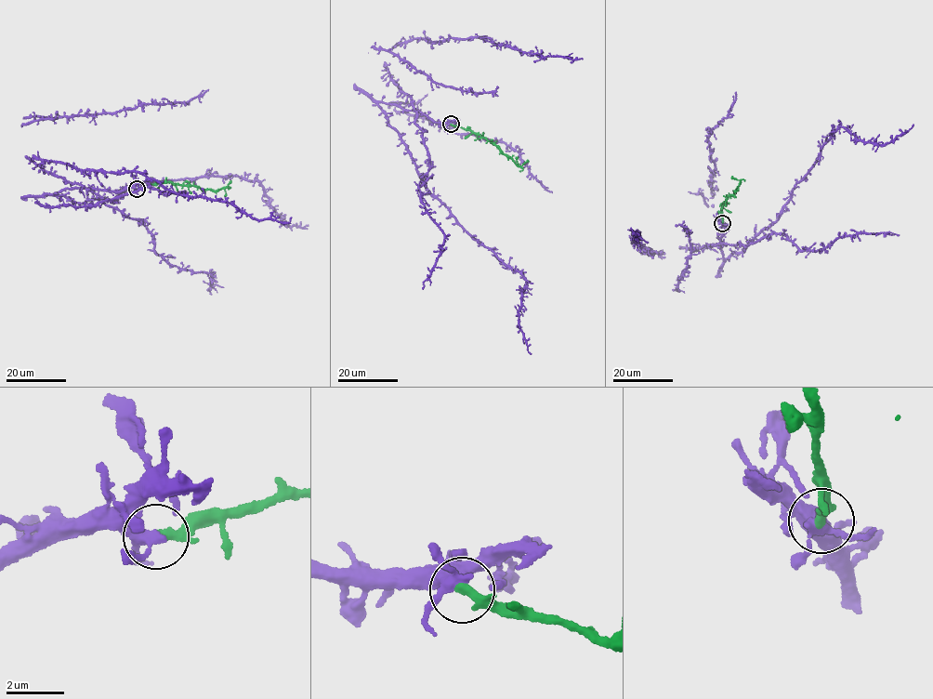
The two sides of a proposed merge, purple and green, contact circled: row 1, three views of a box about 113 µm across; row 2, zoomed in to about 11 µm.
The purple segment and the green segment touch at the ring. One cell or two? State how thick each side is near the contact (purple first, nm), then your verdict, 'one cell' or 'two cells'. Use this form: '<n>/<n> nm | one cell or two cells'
280/360 nm | one cell

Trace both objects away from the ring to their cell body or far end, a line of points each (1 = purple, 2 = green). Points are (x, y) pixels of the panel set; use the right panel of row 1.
1: (722, 223), (726, 259), (775, 223), (833, 130), (844, 127), (880, 144), (913, 124)
2: (722, 222), (721, 205), (737, 189), (740, 180), (731, 177)

